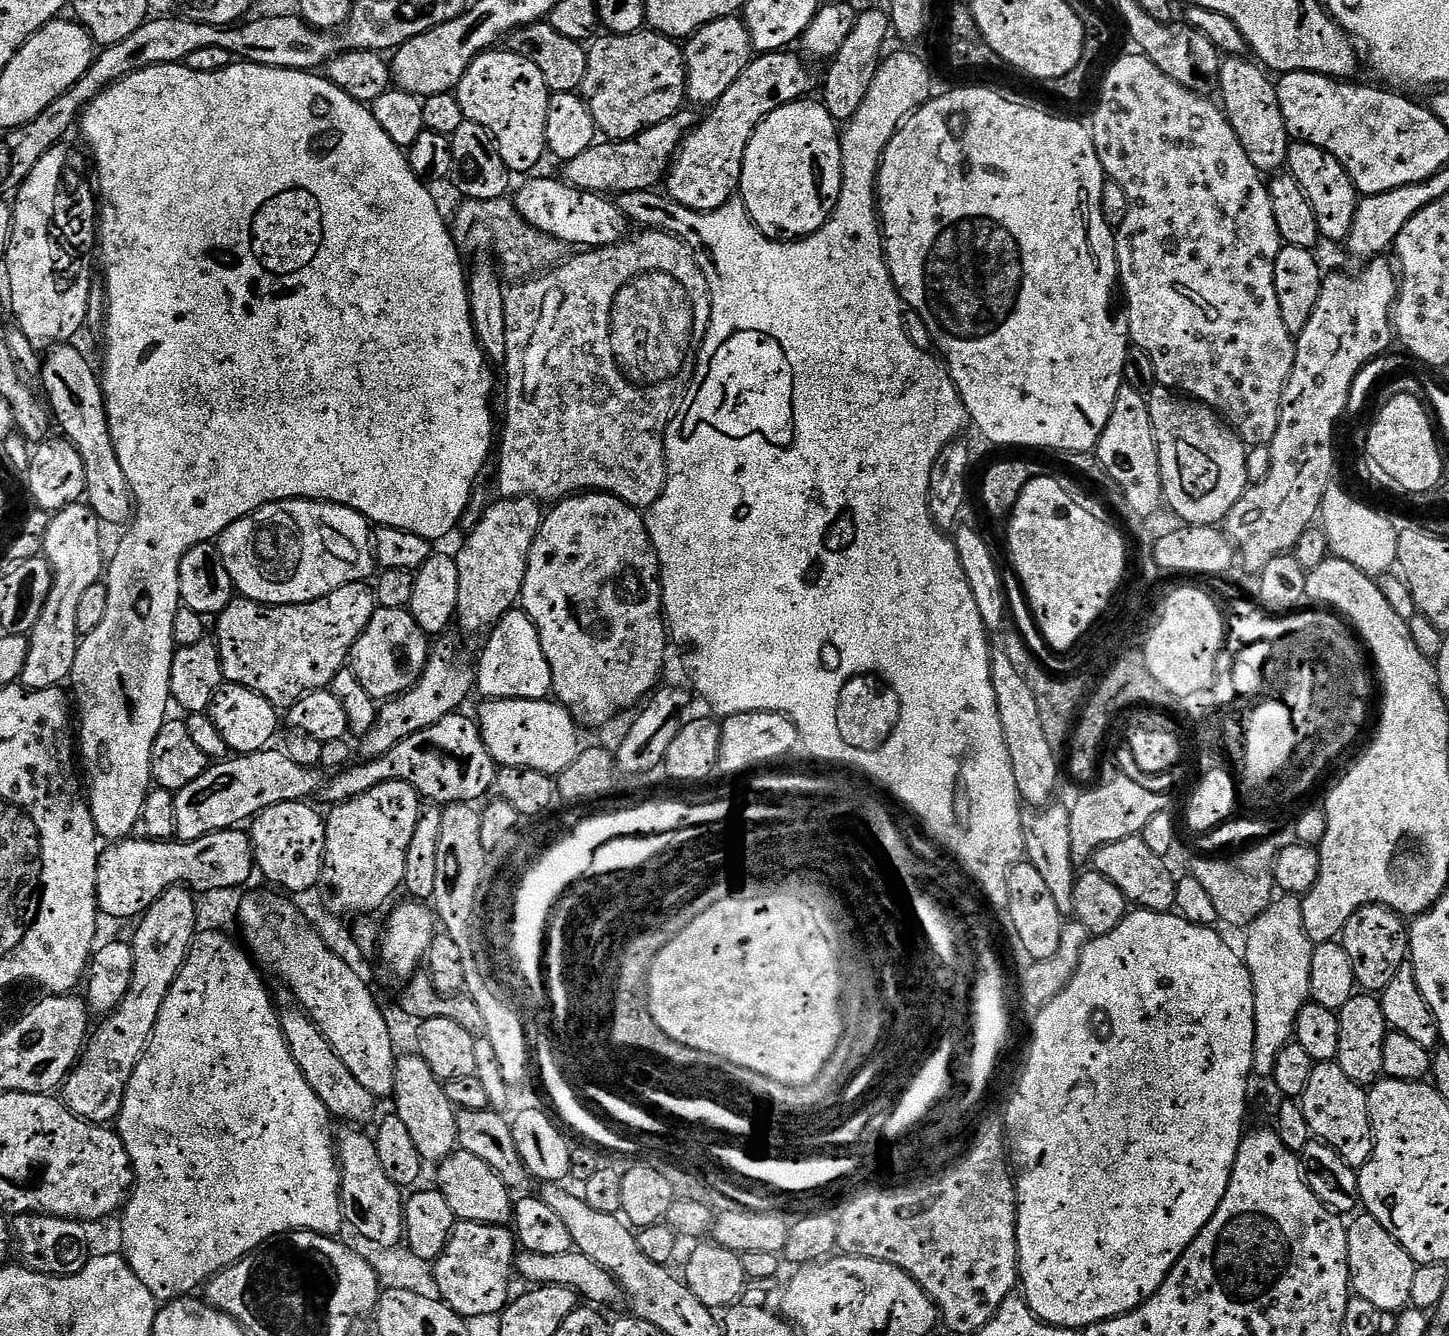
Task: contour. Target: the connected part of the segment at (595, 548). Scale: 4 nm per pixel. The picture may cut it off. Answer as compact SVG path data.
M589 492L587 494L573 494L557 503L556 508L552 513L545 515L540 521L540 528L536 532L536 537L532 543L532 549L528 555L528 569L526 570L526 578L524 579L524 589L520 592L520 600L522 601L522 611L529 616L534 622L534 626L538 630L538 638L542 642L542 654L546 654L546 662L550 662L550 674L552 675L552 696L555 697L559 703L563 704L568 709L568 713L571 714L573 720L577 725L583 726L584 724L588 728L600 728L603 724L608 724L615 718L619 712L624 712L627 708L632 708L636 703L643 701L645 697L649 695L661 683L660 671L664 668L664 651L670 648L670 637L668 629L666 627L666 621L662 611L662 593L660 591L660 563L656 557L656 551L652 545L652 540L648 537L648 526L645 517L641 515L635 508L631 508L626 502L622 502L617 496L610 496L607 492Z

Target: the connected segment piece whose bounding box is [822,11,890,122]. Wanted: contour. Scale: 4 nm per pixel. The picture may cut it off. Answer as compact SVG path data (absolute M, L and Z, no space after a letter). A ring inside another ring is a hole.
M861 11L857 15L856 25L850 31L850 36L846 38L846 42L843 42L836 56L831 58L828 64L830 65L828 77L824 80L822 103L833 120L847 122L854 114L858 114L858 106L862 106L862 98L866 98L866 90L870 90L870 82L874 82L874 74L885 51L884 39L887 36L890 36L890 16L887 11Z

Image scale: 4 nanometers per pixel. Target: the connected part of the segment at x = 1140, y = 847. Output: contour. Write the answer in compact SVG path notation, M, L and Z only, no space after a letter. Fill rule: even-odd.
M1140 834L1104 844L1096 851L1095 862L1095 871L1100 872L1106 878L1110 878L1110 882L1114 882L1114 886L1118 886L1118 890L1122 890L1122 894L1127 898L1129 905L1135 906L1137 909L1148 908L1151 912L1172 912L1175 909L1176 881L1171 878L1169 871L1166 870L1163 858L1154 854L1153 850L1146 846L1146 842L1143 841Z

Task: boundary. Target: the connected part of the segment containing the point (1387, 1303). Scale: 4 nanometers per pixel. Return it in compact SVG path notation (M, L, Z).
M1360 1214L1353 1224L1347 1225L1348 1229L1348 1275L1350 1277L1350 1288L1353 1293L1356 1292L1368 1304L1376 1307L1377 1313L1395 1312L1399 1313L1411 1305L1410 1290L1414 1287L1414 1274L1418 1267L1412 1256L1401 1244L1393 1238L1388 1231L1381 1226L1373 1217L1367 1214Z

